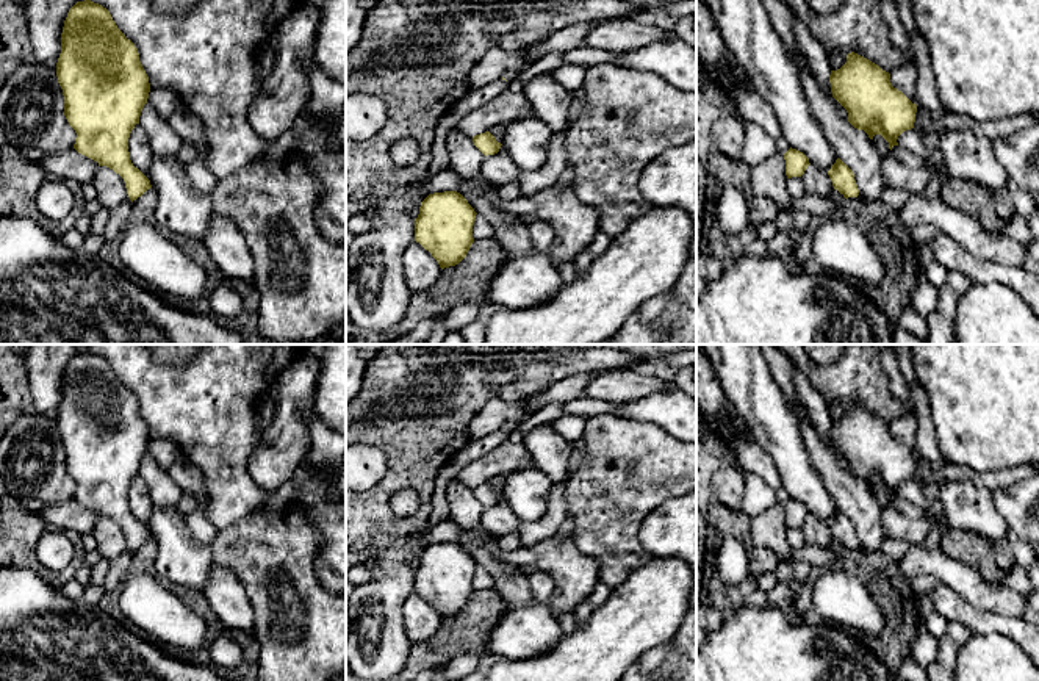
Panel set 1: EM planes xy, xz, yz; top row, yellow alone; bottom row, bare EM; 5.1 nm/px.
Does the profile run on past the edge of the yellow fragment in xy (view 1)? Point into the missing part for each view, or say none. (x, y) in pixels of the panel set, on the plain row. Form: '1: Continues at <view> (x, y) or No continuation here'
1: No continuation here

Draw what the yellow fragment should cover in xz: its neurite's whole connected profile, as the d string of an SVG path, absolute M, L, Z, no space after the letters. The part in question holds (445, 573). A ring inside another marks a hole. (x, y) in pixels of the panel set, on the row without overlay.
M457 542L429 545L415 570L415 592L432 604L441 620L455 617L474 593L476 565Z

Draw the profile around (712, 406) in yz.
M696 344L696 415L737 452L739 443L754 437L726 398L704 349Z

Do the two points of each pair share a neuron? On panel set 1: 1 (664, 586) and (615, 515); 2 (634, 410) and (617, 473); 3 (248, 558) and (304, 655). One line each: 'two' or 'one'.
1: two
2: two
3: one

